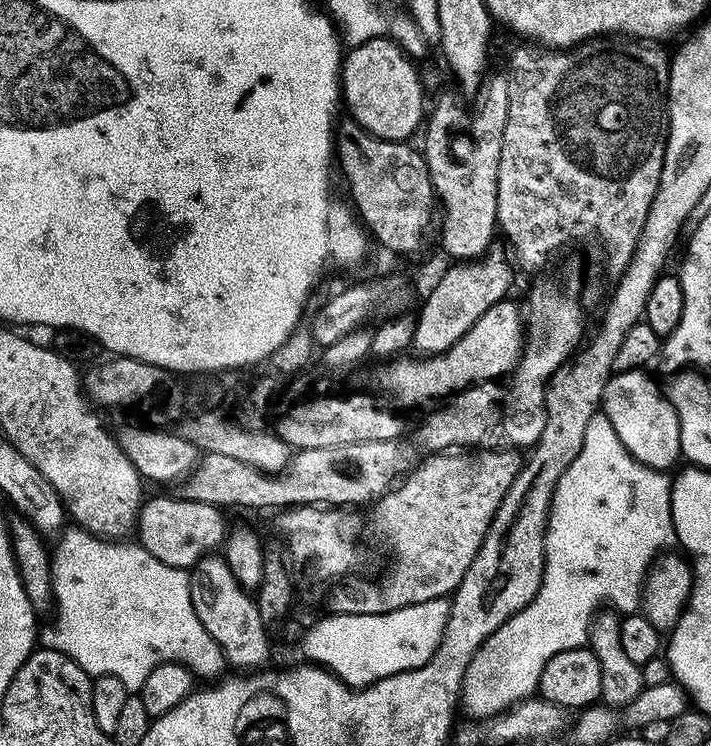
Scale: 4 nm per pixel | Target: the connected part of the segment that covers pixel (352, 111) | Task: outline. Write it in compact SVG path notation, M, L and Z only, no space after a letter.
M387 35L375 36L374 38L370 38L370 42L362 42L361 44L357 44L347 49L346 55L343 57L340 66L340 90L342 93L342 104L345 109L348 107L348 110L346 110L347 115L355 119L357 123L360 124L361 128L370 135L376 136L378 139L408 142L413 139L411 136L414 135L416 131L416 135L421 131L422 125L426 120L426 108L424 112L424 84L420 81L420 72L414 65L412 65L411 58L408 57L394 41L388 39L389 37Z

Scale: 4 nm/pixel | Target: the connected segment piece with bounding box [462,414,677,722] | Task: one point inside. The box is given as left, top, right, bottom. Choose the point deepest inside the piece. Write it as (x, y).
(610, 517)

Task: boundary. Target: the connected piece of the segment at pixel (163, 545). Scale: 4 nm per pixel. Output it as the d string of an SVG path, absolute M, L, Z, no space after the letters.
M176 494L145 499L136 522L139 547L154 554L158 562L166 562L166 566L191 570L205 554L215 553L225 543L224 516L213 504L185 500Z

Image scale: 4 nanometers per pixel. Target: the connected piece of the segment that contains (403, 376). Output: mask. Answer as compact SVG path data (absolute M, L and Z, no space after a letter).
M505 298L490 306L474 326L452 348L436 356L417 358L412 354L401 354L381 363L372 380L384 392L405 400L408 404L424 404L439 396L451 397L453 394L473 387L481 380L499 381L500 376L515 373L524 346L524 321L521 319L521 305L512 298Z

